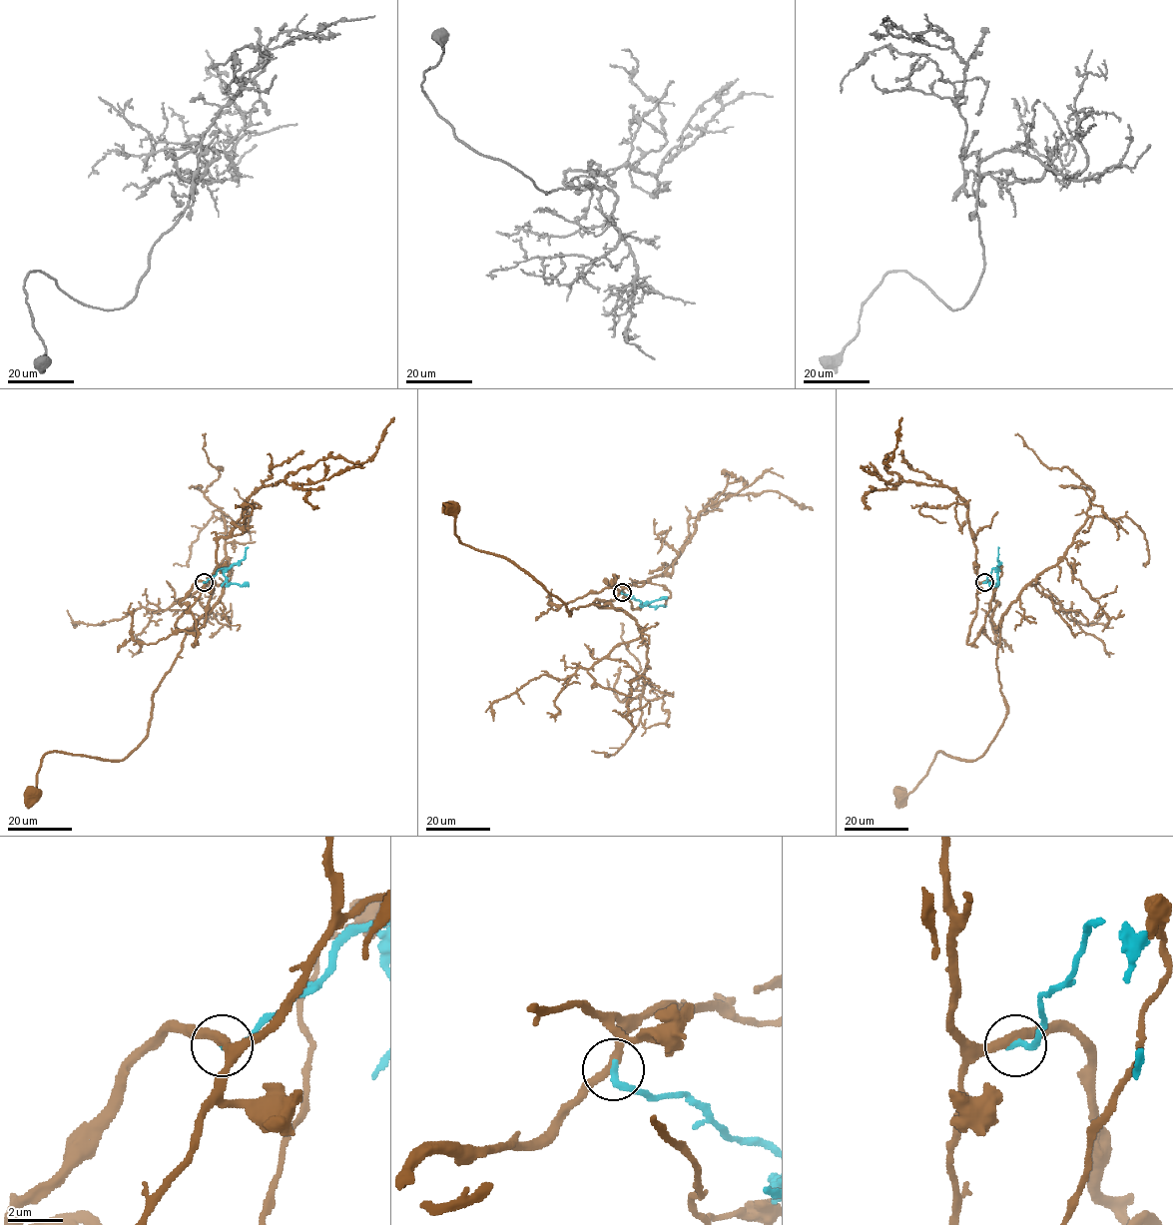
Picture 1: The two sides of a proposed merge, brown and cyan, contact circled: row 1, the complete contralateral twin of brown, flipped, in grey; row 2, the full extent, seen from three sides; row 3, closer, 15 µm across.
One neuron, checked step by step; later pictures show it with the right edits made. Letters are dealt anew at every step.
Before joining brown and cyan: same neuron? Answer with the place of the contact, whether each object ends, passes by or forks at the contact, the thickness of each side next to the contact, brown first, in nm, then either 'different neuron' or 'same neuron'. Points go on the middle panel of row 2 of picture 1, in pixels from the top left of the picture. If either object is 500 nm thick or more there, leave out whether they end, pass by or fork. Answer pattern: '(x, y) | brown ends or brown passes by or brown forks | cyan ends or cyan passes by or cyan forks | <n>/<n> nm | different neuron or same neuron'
(622, 592) | brown passes by | cyan ends | 320/280 nm | different neuron

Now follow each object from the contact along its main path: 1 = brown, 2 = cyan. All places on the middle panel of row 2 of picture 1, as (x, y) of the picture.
1: (622, 591), (603, 607), (594, 603), (615, 608), (589, 604), (570, 615), (523, 571), (460, 542), (452, 509)
2: (622, 591), (642, 602), (641, 605), (666, 596)

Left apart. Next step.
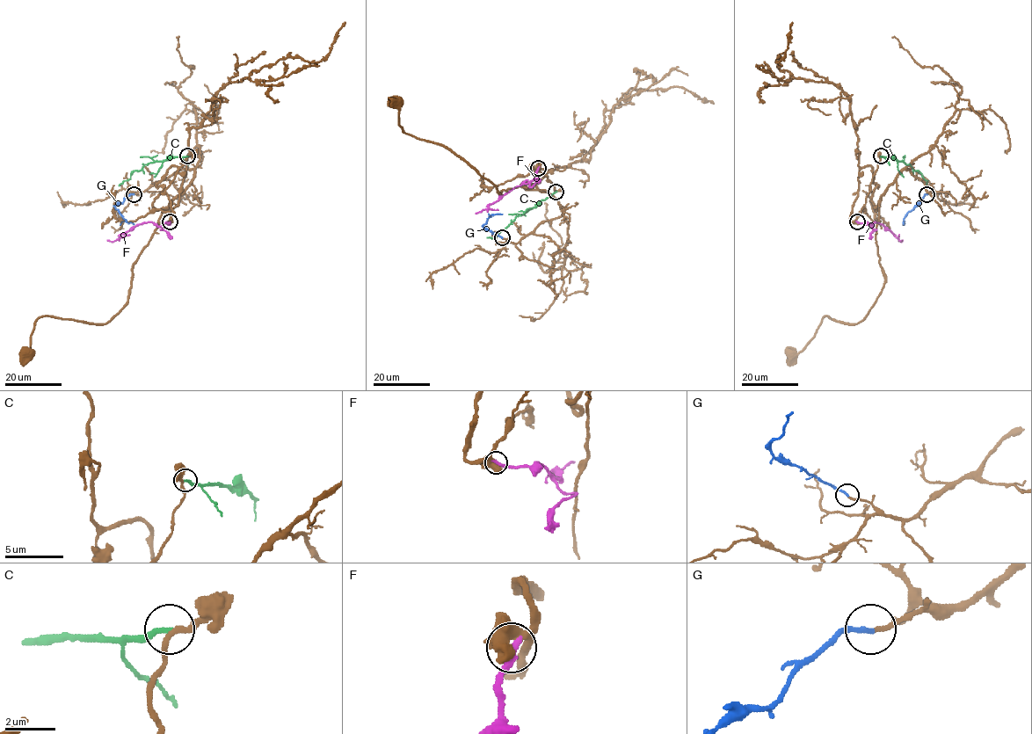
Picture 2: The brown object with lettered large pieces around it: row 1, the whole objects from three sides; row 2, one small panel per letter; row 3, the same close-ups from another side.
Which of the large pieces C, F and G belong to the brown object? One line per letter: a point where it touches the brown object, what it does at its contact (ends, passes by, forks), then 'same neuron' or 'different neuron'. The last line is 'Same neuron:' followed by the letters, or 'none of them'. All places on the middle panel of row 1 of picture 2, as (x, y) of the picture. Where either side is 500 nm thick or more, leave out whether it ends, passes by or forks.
C: (555, 192) | it ends | different neuron
F: (538, 168) | same neuron
G: (502, 237) | it ends | same neuron
Same neuron: F, G

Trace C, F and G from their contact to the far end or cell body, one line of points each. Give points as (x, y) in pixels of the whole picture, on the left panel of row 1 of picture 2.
C: (187, 156), (169, 157), (145, 164), (119, 185)
F: (169, 222), (161, 226), (144, 222), (122, 233), (118, 239), (107, 240)
G: (134, 194), (115, 208), (128, 222), (134, 224)

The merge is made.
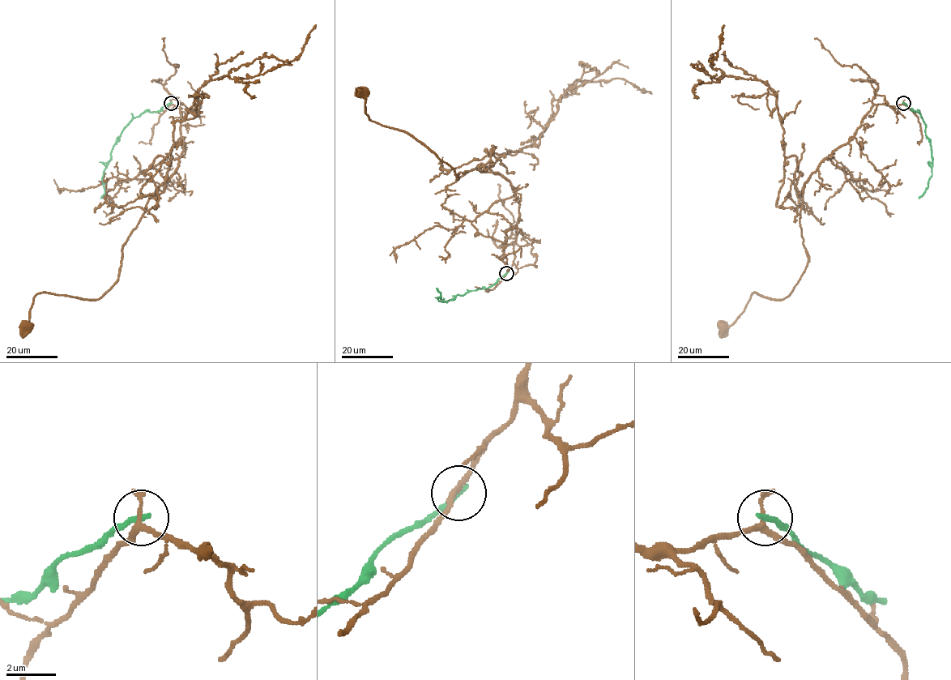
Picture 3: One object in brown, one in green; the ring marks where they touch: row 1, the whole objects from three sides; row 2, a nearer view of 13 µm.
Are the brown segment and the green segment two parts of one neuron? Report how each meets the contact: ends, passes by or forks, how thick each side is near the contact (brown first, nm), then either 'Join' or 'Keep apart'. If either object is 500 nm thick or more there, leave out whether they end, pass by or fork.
At the ring brown forks. At the ring green ends. Thickness 180 nm (brown) against 240 nm. Keep apart

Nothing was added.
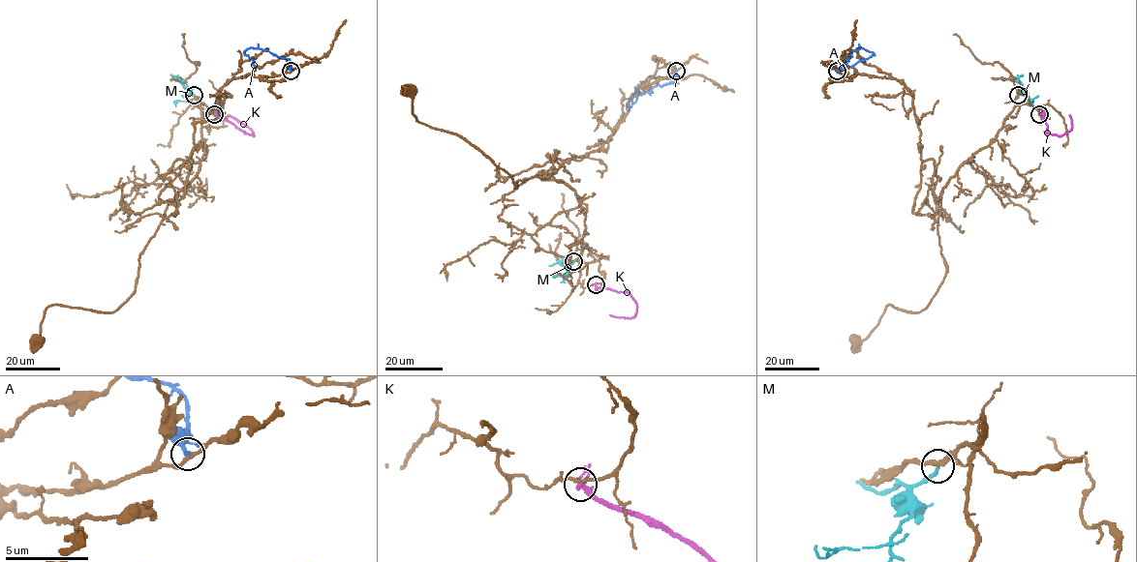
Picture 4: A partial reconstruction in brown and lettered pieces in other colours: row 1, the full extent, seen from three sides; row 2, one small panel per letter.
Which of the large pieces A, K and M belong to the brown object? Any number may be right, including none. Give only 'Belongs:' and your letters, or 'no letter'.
Belongs: no letter

